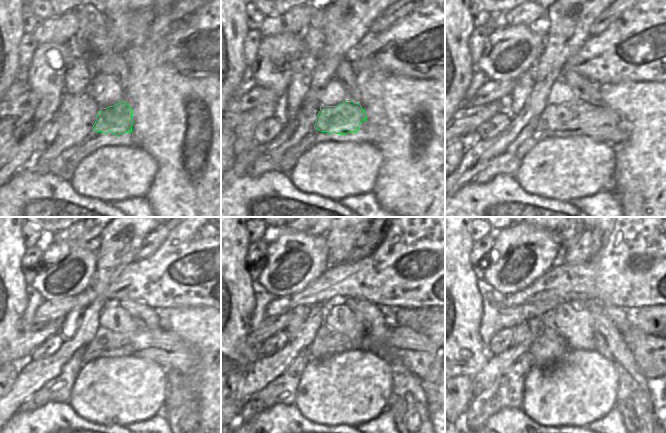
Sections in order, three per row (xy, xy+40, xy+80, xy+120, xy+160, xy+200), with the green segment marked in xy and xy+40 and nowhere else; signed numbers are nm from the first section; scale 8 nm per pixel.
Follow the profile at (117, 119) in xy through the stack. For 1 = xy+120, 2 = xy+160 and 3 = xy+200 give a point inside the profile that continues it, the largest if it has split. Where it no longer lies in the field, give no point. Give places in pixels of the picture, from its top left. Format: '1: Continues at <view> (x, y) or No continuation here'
1: Continues at xy+120 (106, 342)
2: Continues at xy+160 (328, 342)
3: Continues at xy+200 (550, 346)

